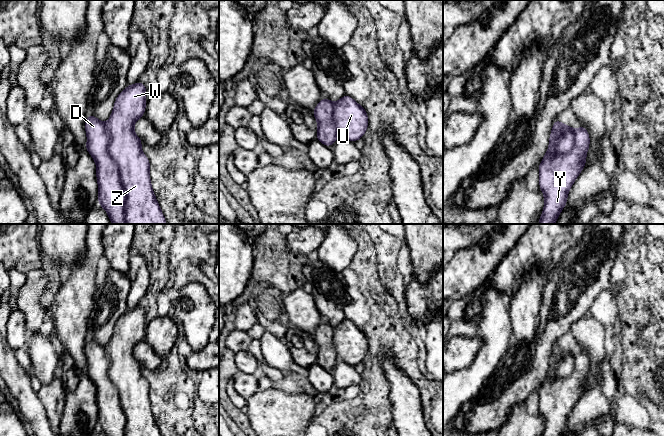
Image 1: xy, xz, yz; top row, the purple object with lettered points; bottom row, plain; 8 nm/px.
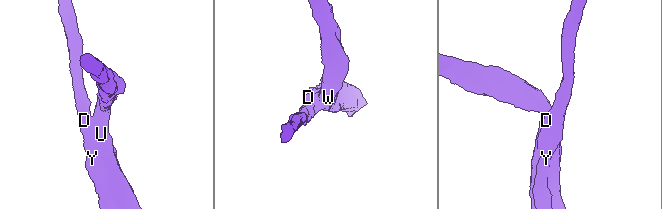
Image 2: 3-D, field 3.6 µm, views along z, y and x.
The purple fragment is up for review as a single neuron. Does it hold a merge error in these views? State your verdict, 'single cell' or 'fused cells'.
fused cells

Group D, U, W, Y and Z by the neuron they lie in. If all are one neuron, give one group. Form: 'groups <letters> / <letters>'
groups D Y / U W Z

